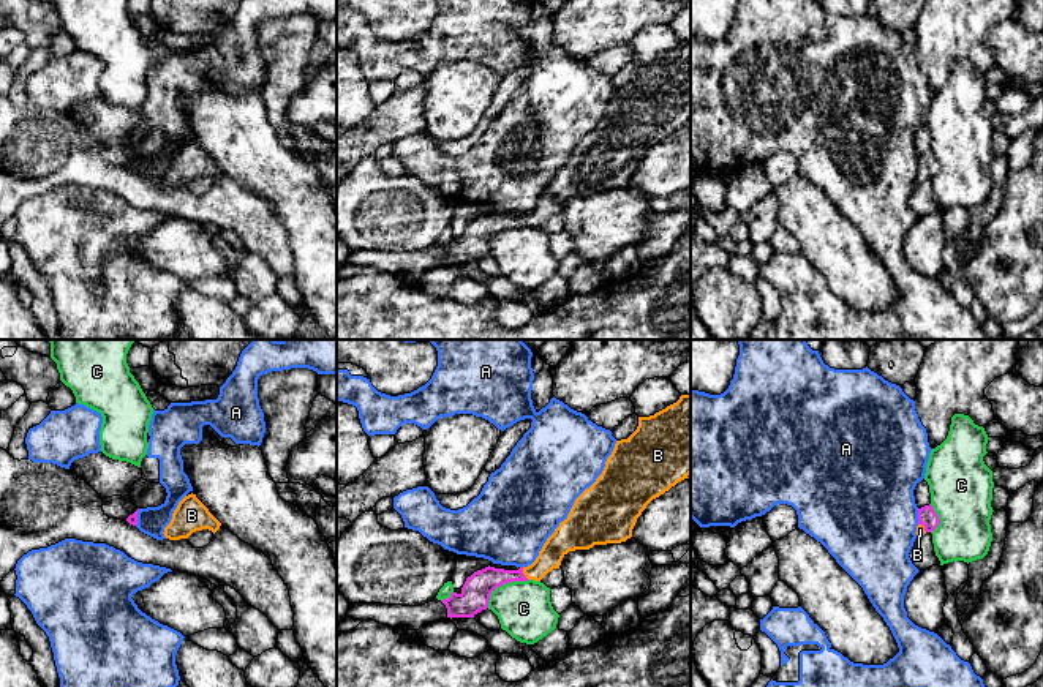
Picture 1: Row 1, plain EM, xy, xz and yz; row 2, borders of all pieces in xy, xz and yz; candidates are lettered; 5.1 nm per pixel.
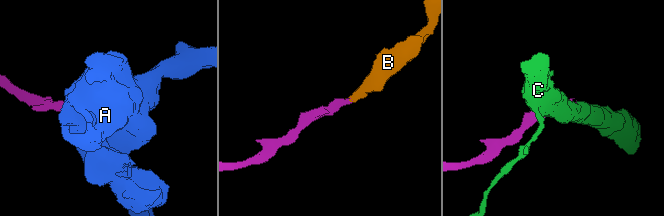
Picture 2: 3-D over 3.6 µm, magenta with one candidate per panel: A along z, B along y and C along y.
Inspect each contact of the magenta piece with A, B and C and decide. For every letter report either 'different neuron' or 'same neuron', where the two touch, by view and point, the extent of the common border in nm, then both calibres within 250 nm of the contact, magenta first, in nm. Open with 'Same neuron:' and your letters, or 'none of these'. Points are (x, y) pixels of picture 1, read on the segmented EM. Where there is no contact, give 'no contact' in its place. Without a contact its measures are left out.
Same neuron: B
A: different neuron; contact yz (918, 517); length 80 nm; calibres 100 and 480 nm
B: same neuron; contact xz (523, 574); length 70 nm; calibres 150 and 120 nm
C: different neuron; contact xz (503, 583); length 260 nm; calibres 150 and 280 nm

